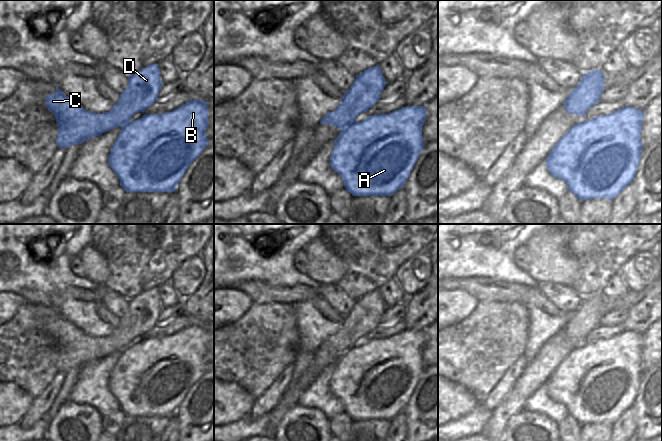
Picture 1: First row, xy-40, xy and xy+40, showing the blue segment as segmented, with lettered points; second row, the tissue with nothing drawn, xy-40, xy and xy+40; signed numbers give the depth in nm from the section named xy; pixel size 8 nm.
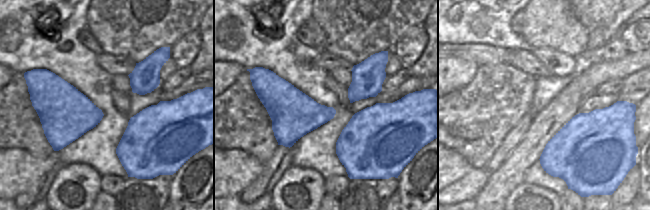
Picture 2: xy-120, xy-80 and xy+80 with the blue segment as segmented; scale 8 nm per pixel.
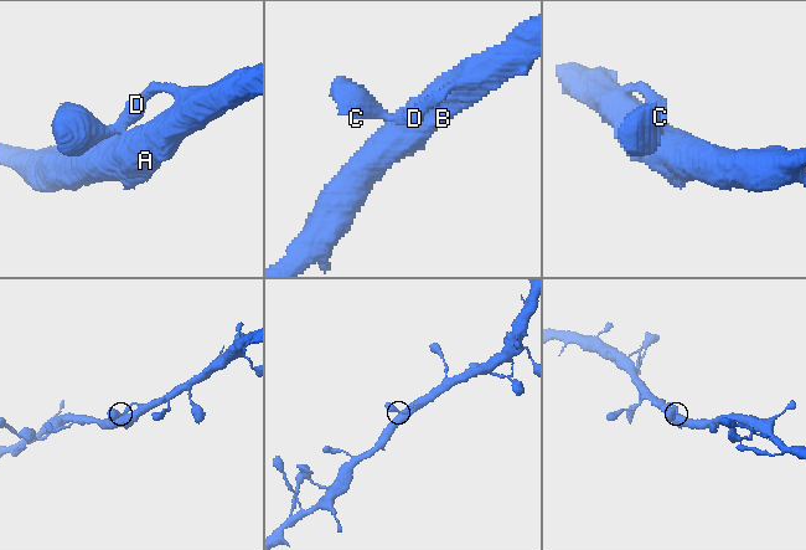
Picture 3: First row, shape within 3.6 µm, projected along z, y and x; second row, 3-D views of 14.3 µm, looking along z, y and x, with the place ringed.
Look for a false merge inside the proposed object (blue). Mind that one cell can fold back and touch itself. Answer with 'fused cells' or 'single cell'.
single cell

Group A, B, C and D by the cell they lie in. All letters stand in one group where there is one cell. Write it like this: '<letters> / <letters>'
A B C D

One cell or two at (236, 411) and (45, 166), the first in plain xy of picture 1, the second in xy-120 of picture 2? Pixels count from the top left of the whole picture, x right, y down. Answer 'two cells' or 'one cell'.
one cell

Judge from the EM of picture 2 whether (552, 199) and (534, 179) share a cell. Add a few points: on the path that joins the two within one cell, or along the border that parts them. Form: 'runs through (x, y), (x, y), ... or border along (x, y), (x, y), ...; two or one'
border along (524, 182), (544, 186), (559, 195); two

